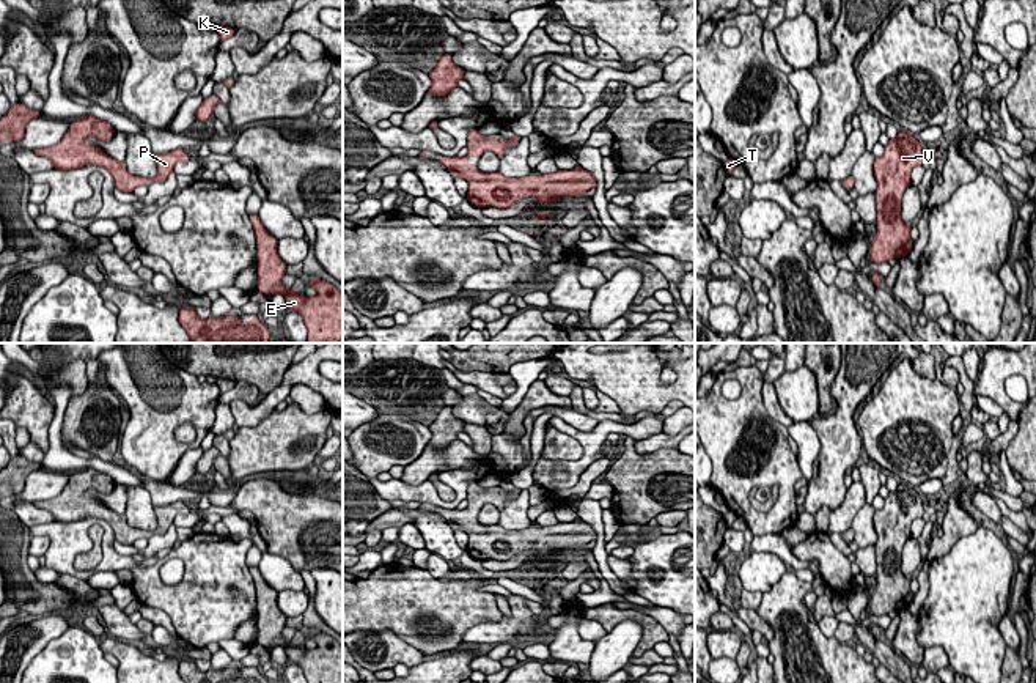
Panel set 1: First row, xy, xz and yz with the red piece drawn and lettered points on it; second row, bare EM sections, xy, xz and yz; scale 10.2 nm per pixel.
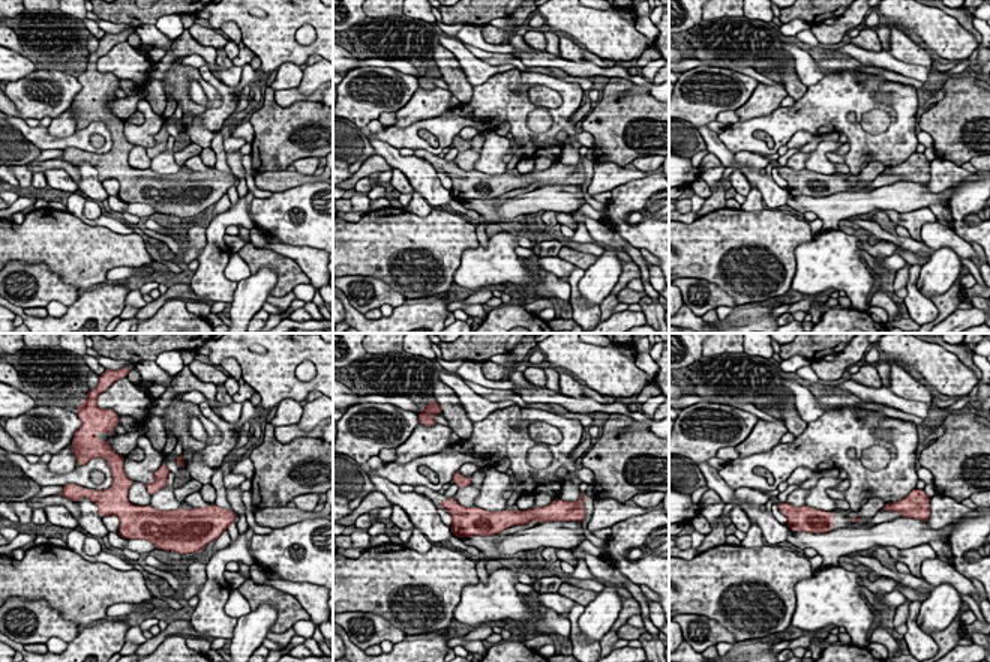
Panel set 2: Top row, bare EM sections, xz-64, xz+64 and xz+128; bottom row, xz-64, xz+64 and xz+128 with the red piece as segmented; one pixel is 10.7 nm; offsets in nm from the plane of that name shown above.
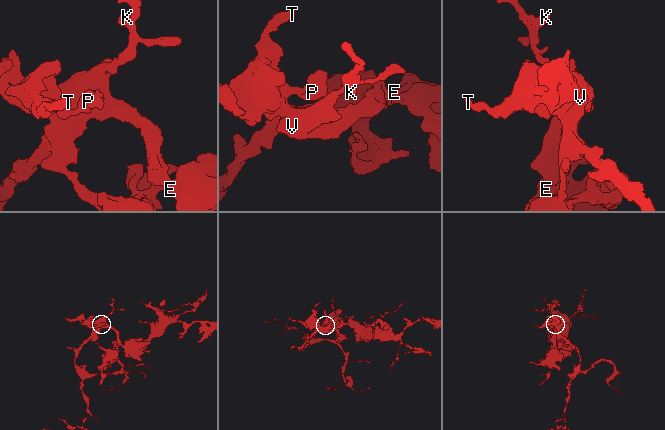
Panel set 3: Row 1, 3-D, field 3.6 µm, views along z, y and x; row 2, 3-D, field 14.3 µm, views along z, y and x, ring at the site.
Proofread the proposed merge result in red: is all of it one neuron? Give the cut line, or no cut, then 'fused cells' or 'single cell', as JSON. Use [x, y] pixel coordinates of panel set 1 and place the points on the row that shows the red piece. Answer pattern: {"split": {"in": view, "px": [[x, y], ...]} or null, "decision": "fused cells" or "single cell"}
{"split": null, "decision": "single cell"}

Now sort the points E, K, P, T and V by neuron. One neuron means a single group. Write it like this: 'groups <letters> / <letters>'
groups E K P T V

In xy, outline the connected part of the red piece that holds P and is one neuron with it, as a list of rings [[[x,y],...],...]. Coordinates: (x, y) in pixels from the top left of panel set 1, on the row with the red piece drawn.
[[[93,115],[80,116],[71,121],[66,135],[50,148],[33,150],[35,154],[52,161],[55,170],[75,170],[86,164],[104,167],[110,172],[115,187],[121,192],[134,192],[140,186],[163,183],[178,162],[189,162],[190,157],[184,148],[176,148],[165,154],[156,154],[157,175],[154,178],[132,176],[126,162],[118,162],[97,146],[88,146],[85,140],[94,137],[108,142],[115,134],[110,123]]]

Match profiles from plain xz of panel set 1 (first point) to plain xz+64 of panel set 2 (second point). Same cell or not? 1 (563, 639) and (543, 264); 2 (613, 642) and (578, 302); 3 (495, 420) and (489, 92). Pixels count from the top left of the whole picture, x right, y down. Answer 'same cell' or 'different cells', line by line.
1: different cells
2: different cells
3: different cells

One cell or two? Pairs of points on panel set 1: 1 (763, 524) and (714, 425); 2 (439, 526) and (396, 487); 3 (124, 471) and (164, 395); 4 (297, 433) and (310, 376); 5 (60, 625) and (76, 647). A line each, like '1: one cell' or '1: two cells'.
1: one cell
2: two cells
3: two cells
4: two cells
5: two cells

